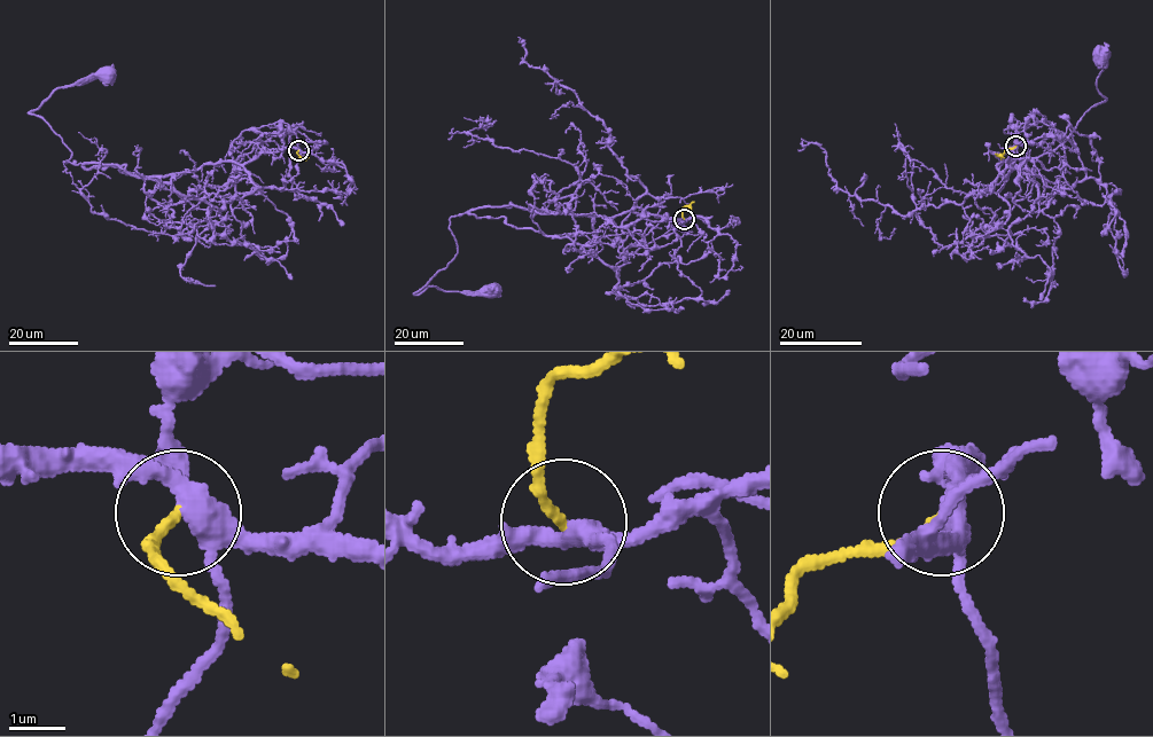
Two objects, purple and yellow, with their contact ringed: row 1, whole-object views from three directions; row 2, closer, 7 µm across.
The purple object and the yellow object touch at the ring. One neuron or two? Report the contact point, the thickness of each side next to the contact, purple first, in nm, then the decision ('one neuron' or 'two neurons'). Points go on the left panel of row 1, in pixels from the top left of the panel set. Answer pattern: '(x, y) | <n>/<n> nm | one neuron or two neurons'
(298, 150) | 320/180 nm | one neuron

